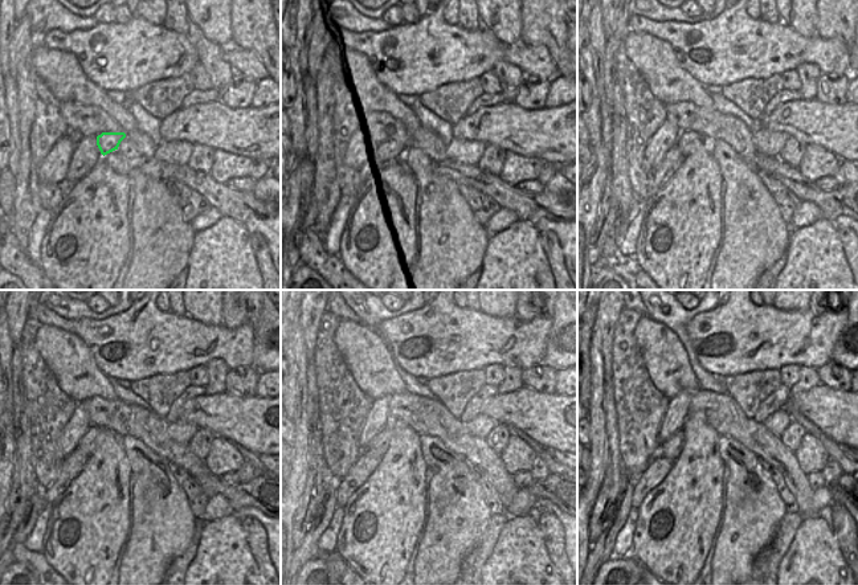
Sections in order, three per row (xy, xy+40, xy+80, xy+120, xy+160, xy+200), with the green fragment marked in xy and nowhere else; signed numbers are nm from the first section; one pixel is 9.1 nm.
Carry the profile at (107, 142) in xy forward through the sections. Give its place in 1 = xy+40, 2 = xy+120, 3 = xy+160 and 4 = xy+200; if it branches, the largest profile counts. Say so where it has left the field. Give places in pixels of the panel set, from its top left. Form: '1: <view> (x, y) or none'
1: xy+40 (396, 146)
2: xy+120 (89, 442)
3: xy+160 (381, 442)
4: xy+200 (671, 449)

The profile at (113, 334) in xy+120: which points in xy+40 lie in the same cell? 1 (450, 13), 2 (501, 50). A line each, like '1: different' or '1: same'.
1: different
2: same

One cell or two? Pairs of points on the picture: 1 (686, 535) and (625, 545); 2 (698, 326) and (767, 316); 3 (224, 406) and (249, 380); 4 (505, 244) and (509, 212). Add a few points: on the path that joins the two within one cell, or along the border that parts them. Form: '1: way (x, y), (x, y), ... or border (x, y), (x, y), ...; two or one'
1: border (640, 514), (636, 522), (634, 545), (629, 553); two
2: way (715, 320), (750, 320); one
3: border (225, 392), (233, 396), (254, 396); two
4: border (522, 217), (493, 233); two

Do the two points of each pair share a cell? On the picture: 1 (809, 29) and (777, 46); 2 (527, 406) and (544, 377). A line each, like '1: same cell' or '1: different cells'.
1: different cells
2: different cells

